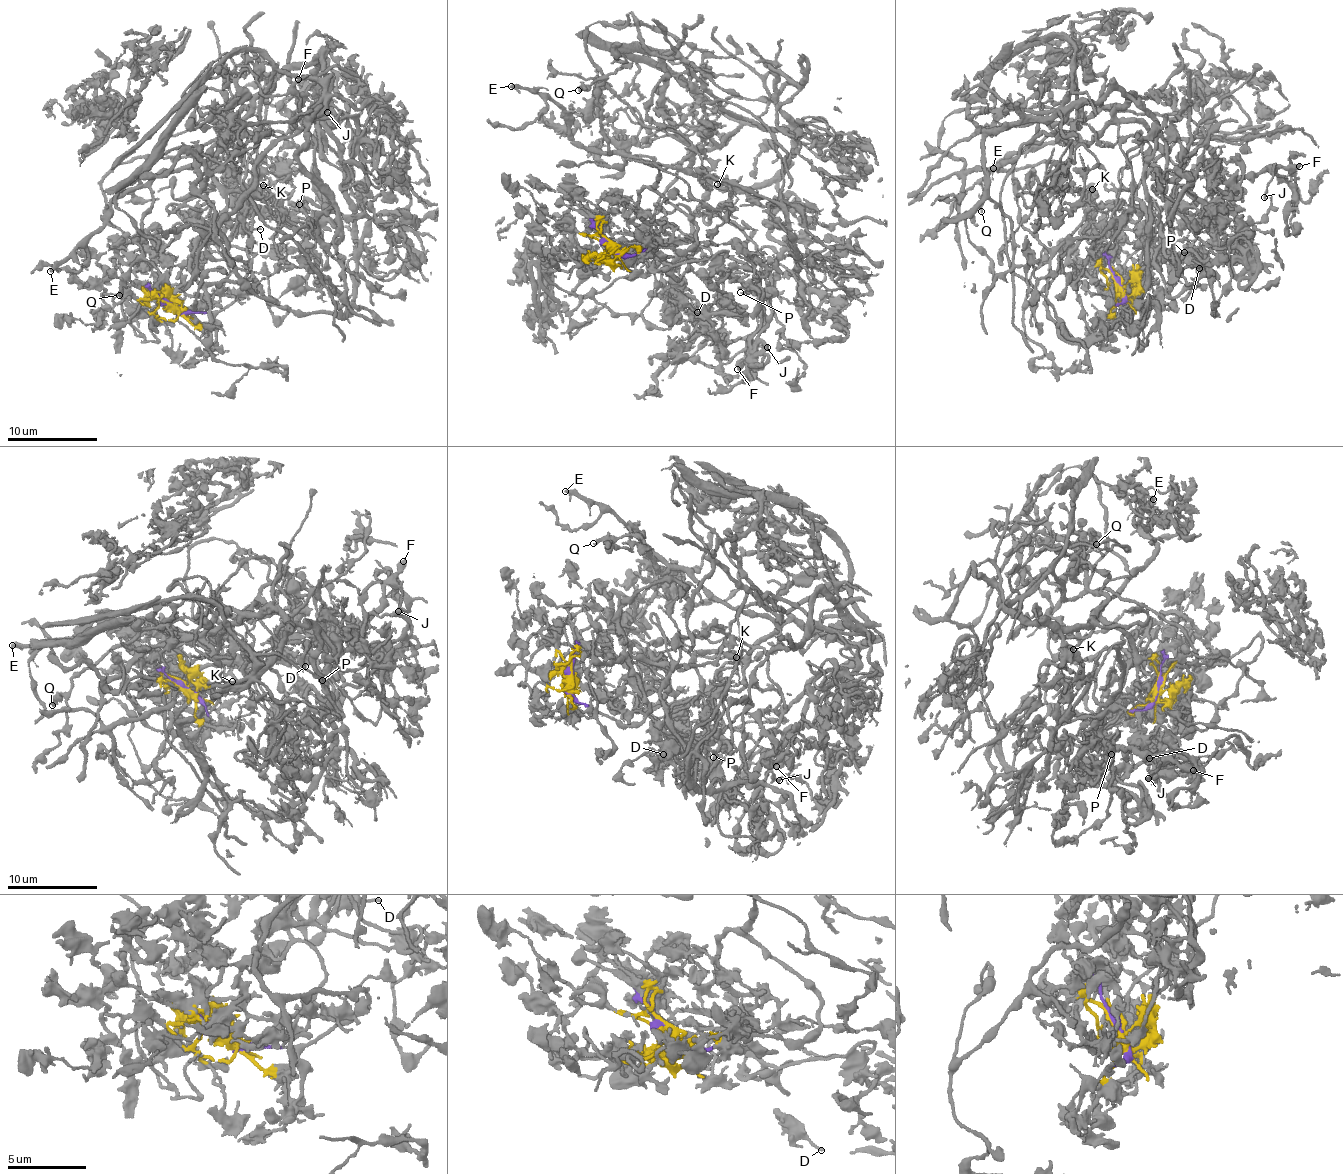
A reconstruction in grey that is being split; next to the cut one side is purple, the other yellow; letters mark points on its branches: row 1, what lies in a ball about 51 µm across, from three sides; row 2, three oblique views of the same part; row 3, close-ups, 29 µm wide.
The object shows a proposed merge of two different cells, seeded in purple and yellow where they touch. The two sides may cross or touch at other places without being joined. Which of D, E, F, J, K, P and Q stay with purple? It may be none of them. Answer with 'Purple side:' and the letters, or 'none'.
Purple side: E, F, J, Q

